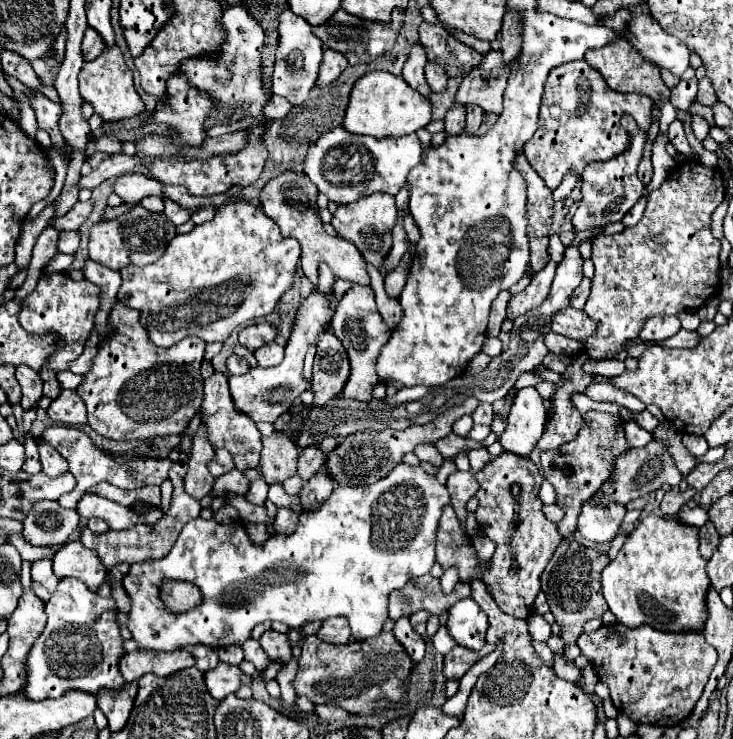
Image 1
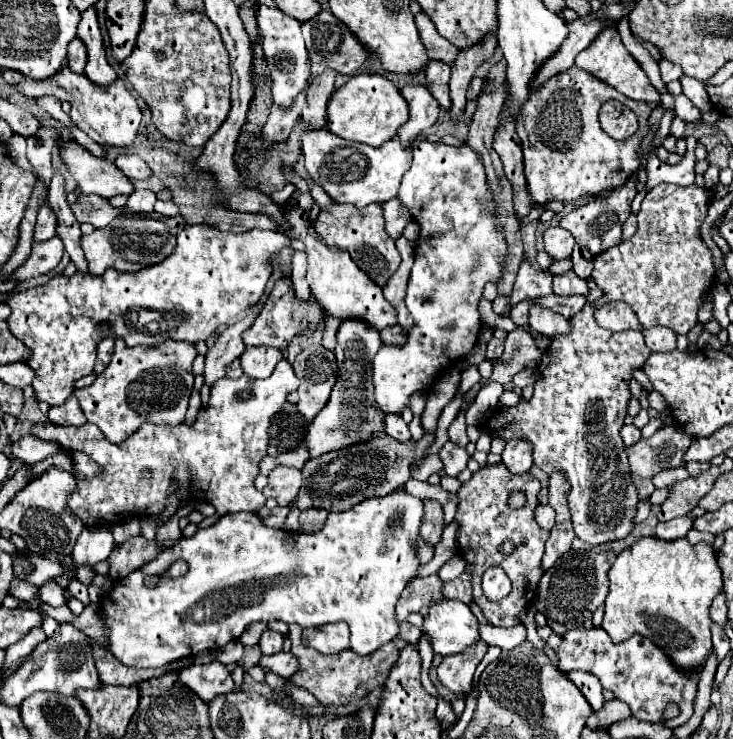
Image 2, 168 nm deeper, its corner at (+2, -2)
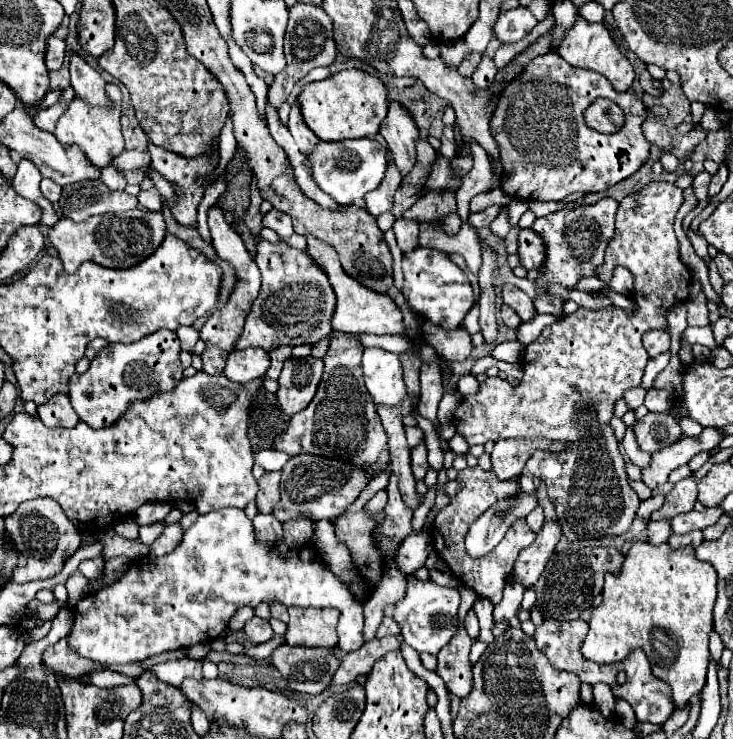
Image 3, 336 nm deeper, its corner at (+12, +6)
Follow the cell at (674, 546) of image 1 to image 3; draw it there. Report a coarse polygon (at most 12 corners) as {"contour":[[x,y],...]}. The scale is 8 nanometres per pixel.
{"contour":[[636,541],[604,577],[584,657],[640,647],[678,709],[700,693],[716,571]]}

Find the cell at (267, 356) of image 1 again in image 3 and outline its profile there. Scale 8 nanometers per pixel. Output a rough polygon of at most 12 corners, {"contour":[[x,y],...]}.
{"contour":[[234,349],[224,375],[236,383],[262,377],[270,367],[264,349]]}

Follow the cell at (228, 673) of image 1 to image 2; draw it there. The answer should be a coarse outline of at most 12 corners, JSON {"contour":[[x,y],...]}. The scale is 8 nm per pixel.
{"contour":[[220,661],[190,665],[178,679],[202,701],[234,691]]}

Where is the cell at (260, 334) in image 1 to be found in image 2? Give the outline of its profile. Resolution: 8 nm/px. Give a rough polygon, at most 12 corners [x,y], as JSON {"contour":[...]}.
{"contour":[[288,277],[276,281],[248,347],[286,349],[322,323],[322,305],[302,301]]}

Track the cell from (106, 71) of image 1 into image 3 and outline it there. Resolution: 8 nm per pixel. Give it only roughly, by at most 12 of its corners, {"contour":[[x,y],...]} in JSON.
{"contour":[[107,83],[110,107],[74,97],[54,129],[96,167],[124,151],[122,93]]}

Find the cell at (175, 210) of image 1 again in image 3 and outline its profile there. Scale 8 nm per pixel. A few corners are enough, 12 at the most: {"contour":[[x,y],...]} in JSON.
{"contour":[[154,187],[138,195],[142,207],[150,211],[162,209],[162,197]]}

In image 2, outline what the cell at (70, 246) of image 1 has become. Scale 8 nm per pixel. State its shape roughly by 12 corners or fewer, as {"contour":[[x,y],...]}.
{"contour":[[60,237],[32,243],[26,261],[4,281],[50,273],[62,259]]}

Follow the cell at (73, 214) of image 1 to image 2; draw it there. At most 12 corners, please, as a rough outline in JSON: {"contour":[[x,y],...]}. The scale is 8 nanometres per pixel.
{"contour":[[78,195],[72,213],[96,229],[128,213],[98,195]]}

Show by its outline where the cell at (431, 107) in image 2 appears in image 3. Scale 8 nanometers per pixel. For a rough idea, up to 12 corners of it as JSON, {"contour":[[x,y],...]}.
{"contour":[[390,101],[380,135],[406,175],[416,161],[418,127],[400,101]]}

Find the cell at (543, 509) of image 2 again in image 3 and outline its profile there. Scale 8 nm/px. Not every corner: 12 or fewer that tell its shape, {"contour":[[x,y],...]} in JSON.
{"contour":[[540,505],[526,517],[526,523],[534,533],[544,523]]}

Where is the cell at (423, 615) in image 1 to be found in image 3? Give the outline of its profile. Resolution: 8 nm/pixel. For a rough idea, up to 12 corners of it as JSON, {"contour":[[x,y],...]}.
{"contour":[[384,617],[376,637],[400,635],[400,625]]}

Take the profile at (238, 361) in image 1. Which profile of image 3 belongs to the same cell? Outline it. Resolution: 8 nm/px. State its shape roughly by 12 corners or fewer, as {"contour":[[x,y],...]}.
{"contour":[[218,347],[202,353],[204,371],[210,375],[224,373],[228,353]]}

